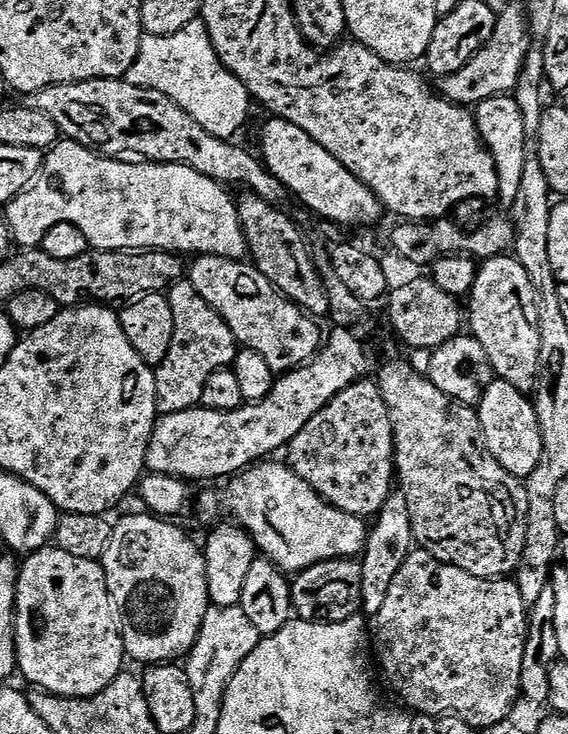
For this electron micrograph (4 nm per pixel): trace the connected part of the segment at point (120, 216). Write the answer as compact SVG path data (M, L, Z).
M64 138L53 144L45 155L36 180L9 201L3 209L2 220L8 226L11 243L20 244L16 246L24 250L40 248L46 238L46 230L58 226L58 222L70 222L70 226L78 226L78 230L86 234L89 249L97 252L192 252L196 256L208 255L243 261L249 253L248 246L237 203L227 192L216 180L199 174L185 164L133 162L128 158L101 156L83 148L74 140Z

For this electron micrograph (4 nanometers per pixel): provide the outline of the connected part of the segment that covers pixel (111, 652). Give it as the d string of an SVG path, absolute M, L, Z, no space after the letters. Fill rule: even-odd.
M55 546L40 548L25 560L28 561L19 565L20 577L16 583L16 663L19 675L21 677L24 675L37 689L52 692L56 696L96 696L102 690L106 690L106 686L110 686L110 682L114 682L114 678L118 678L126 668L124 639L120 636L120 625L116 619L112 599L106 586L103 563L99 560L74 558L74 554L66 554L66 550Z

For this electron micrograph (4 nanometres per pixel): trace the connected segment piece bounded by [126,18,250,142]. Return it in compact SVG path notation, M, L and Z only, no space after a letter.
M197 18L190 26L182 26L178 34L150 36L145 34L140 43L138 58L126 77L134 86L149 88L172 99L206 134L229 142L244 128L248 120L250 97L246 86L221 62L214 50L208 28Z

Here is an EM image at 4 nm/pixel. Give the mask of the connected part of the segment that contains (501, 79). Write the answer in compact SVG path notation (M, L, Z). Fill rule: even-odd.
M513 2L507 9L501 11L496 18L494 34L482 50L458 74L443 77L443 95L454 104L475 106L486 98L494 98L511 93L516 87L520 71L524 68L524 59L530 47L530 29L525 13L519 3Z

